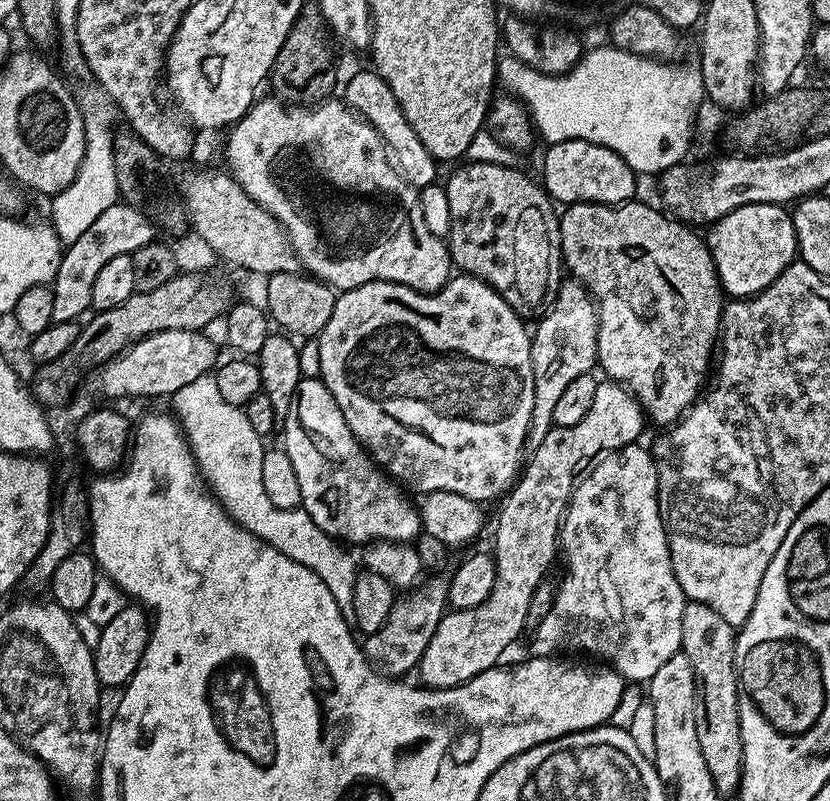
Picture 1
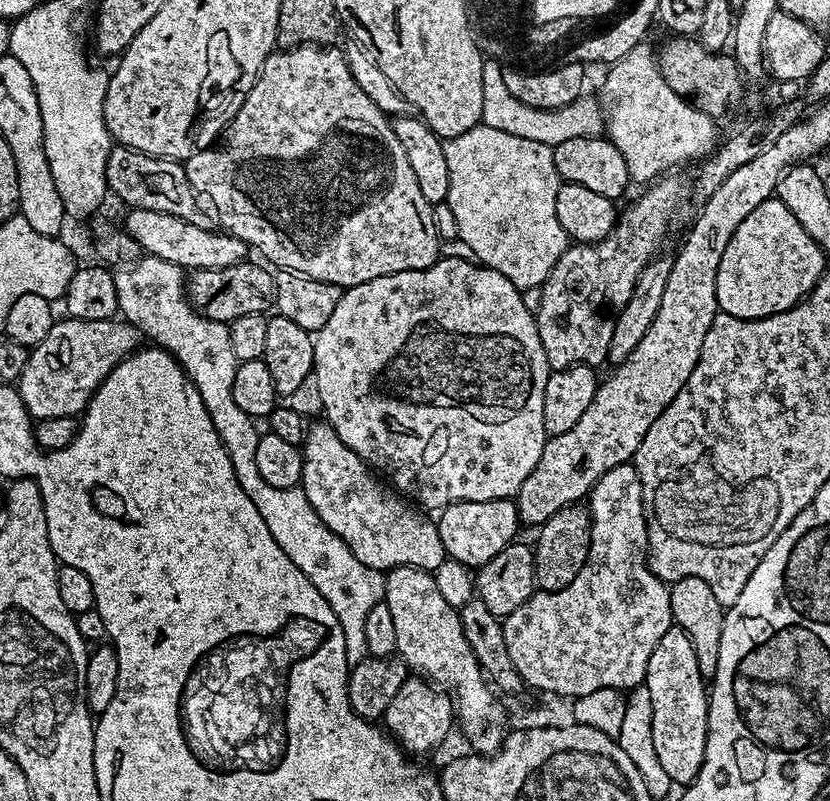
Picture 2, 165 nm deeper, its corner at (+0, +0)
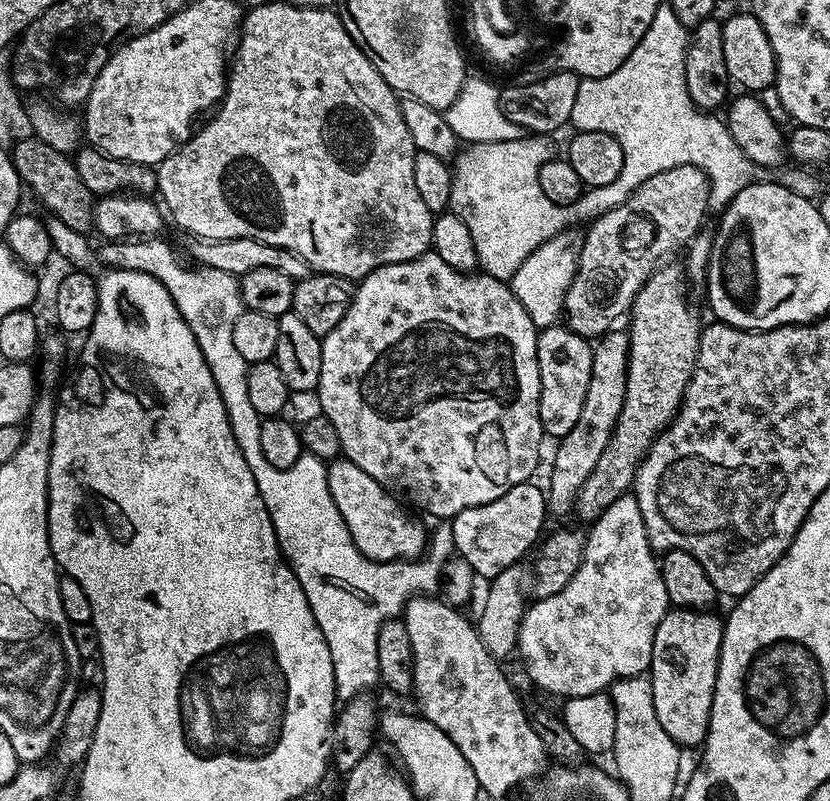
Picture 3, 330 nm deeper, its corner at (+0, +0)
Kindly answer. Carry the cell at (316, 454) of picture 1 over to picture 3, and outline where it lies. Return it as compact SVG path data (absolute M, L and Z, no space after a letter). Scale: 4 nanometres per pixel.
M337 458L328 464L328 485L330 498L334 498L334 506L338 506L338 514L342 514L342 522L346 522L350 538L354 538L354 546L358 546L363 556L378 562L390 562L414 560L425 555L429 529L424 529L415 520L417 517L397 497L374 482L366 470L354 466L354 462L347 458Z

